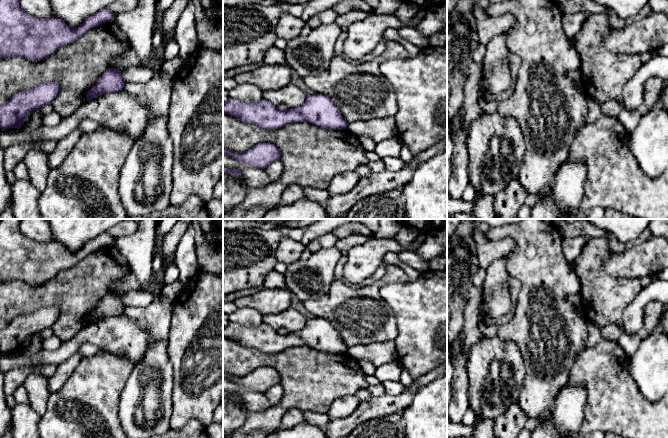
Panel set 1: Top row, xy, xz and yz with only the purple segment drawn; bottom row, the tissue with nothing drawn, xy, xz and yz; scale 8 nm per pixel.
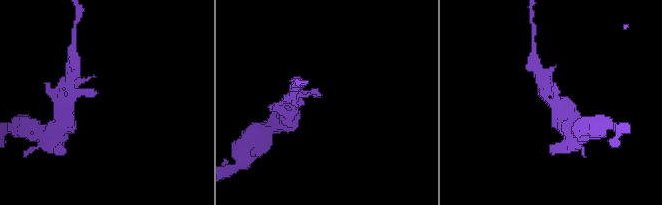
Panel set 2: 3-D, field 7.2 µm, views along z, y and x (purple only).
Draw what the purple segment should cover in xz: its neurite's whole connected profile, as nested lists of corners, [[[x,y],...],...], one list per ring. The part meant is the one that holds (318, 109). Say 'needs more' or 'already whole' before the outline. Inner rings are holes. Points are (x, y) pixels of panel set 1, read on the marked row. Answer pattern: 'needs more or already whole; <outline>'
already whole; [[[317,93],[307,96],[302,105],[290,109],[277,108],[265,99],[247,103],[229,98],[223,103],[223,113],[267,130],[294,122],[309,122],[328,130],[342,130],[348,126],[331,99]]]

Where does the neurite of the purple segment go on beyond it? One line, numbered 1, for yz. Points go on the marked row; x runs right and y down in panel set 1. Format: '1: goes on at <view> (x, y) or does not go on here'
1: does not go on here

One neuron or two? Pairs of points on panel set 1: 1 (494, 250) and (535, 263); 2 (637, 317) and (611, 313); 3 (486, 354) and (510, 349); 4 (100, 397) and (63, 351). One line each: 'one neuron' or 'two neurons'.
1: two neurons
2: two neurons
3: one neuron
4: two neurons

